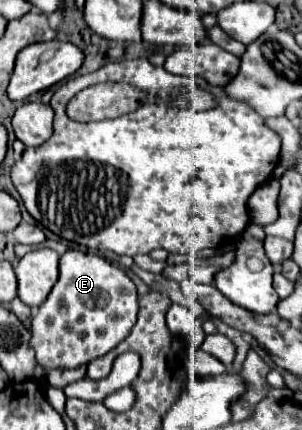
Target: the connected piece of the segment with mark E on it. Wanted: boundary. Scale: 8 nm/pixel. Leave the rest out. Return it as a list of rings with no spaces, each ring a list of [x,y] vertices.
[[[68,249],[60,257],[60,279],[32,319],[32,343],[36,361],[46,369],[86,365],[116,347],[136,323],[136,285],[110,261]]]

